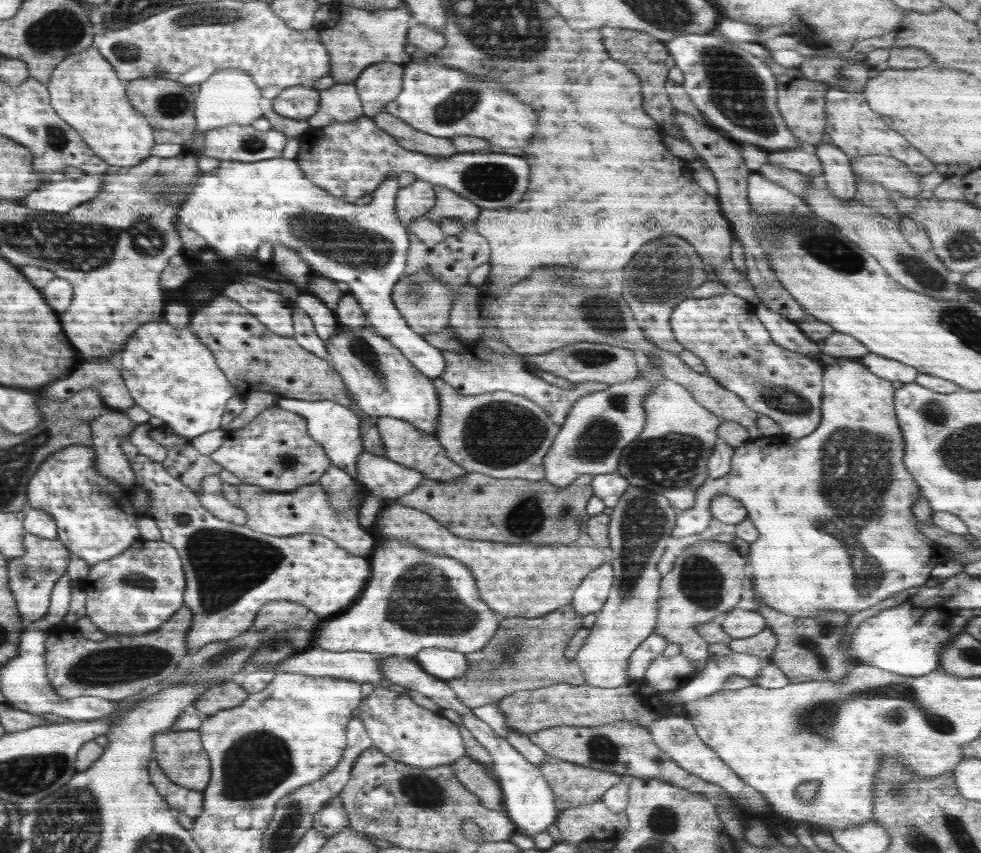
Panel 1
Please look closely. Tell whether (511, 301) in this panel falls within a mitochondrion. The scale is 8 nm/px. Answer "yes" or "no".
no

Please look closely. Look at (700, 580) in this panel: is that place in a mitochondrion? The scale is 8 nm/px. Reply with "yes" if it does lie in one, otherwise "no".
yes

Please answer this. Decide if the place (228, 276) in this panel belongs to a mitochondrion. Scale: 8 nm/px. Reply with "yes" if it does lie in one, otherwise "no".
no

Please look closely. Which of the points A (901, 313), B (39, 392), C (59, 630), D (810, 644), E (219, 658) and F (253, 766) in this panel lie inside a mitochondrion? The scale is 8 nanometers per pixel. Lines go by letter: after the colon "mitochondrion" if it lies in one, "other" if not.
A: other
B: other
C: other
D: mitochondrion
E: mitochondrion
F: mitochondrion

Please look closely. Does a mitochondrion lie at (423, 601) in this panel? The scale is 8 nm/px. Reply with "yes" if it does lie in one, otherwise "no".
yes

